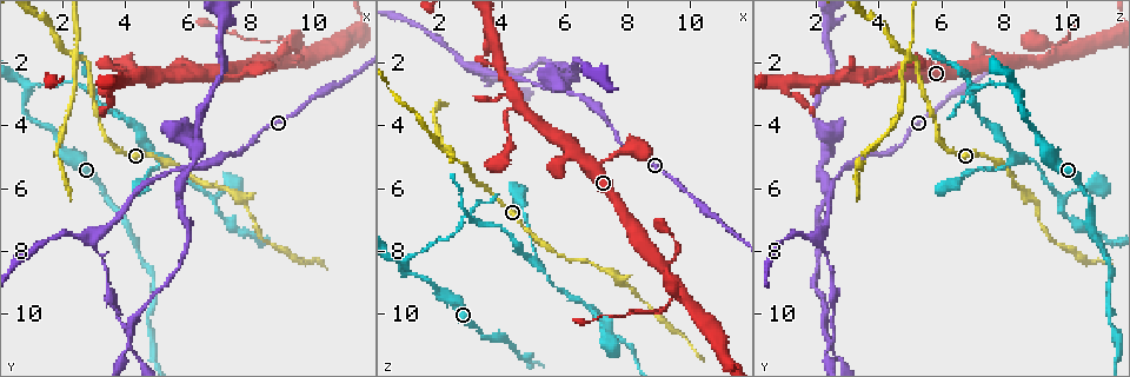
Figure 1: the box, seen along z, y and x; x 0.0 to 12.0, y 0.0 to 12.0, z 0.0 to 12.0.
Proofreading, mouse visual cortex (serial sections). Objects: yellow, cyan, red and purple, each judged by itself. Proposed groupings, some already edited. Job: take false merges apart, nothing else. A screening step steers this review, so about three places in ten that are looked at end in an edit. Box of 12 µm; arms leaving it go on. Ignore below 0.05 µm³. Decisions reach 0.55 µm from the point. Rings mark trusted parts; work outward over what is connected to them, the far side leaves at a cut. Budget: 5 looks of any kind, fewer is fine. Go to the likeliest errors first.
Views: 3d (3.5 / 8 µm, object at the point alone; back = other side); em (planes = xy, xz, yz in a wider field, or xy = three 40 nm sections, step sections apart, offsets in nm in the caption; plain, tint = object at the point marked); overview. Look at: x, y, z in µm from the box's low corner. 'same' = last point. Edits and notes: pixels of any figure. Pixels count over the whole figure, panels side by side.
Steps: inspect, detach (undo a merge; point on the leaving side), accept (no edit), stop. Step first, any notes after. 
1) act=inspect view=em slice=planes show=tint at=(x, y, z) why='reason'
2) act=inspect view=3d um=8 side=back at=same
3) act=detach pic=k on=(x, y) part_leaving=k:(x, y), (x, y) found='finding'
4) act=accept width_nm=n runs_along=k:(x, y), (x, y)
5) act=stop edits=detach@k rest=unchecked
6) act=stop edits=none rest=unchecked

act=inspect view=3d um=8 at=(2.4, 1.9, 5.0) why='looks like a crossing'

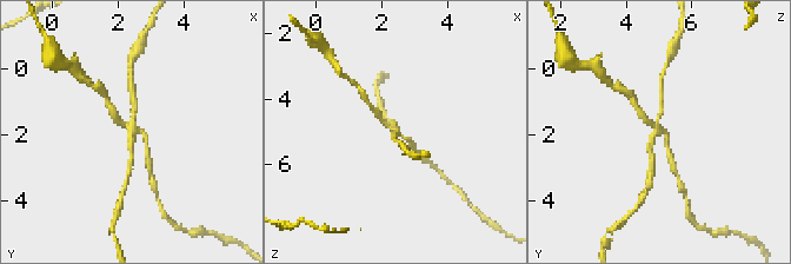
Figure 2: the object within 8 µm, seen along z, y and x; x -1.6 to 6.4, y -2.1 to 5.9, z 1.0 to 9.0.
act=inspect view=em slice=xy step=2 show=tint at=(2.4, 2.0, 5.0) arms=4 arm_widths_nm=150,150,200,200

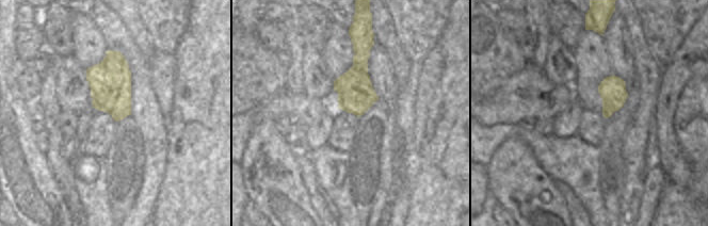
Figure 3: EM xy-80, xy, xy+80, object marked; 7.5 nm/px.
act=detach pic=2 on=(133, 100) part_leaving=2:(137, 131), (132, 131), (128, 172) found='a second cell is stuck on'

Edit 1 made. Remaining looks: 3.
act=inspect view=overview

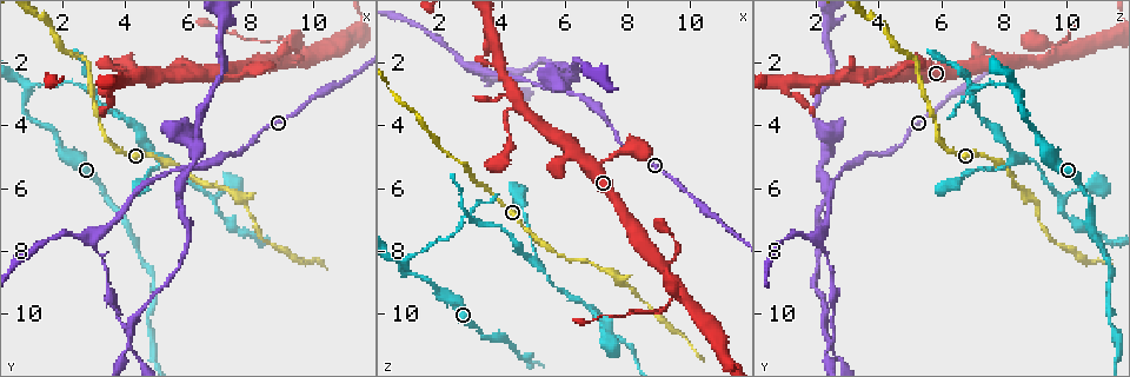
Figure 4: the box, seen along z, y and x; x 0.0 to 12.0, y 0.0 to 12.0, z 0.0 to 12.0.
act=inspect view=3d um=3.5 side=back at=(3.0, 7.5, 2.2) why='three-way junction'

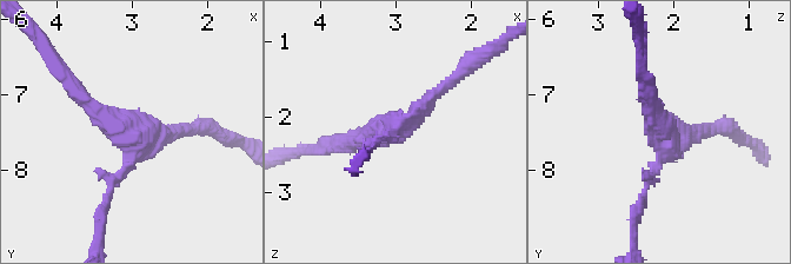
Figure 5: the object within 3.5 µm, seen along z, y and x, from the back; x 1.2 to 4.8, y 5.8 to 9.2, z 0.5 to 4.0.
act=inspect view=em slice=xy step=3 show=tint at=(3.00, 7.60, 2.20) arms=3 arm_widths_nm=100,200,200

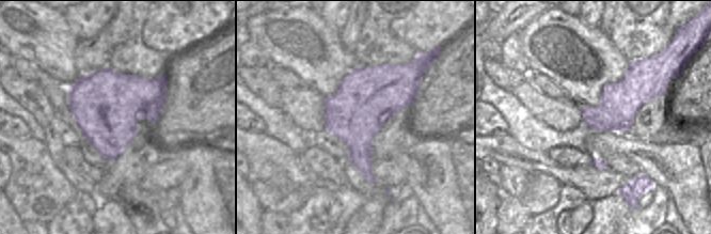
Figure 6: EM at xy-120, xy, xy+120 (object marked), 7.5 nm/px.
act=accept runs_along=5:(73, 85), (132, 136), (132, 162), (102, 202) found='one cell here'

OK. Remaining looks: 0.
act=stop edits=detach@2 rest=unchecked

